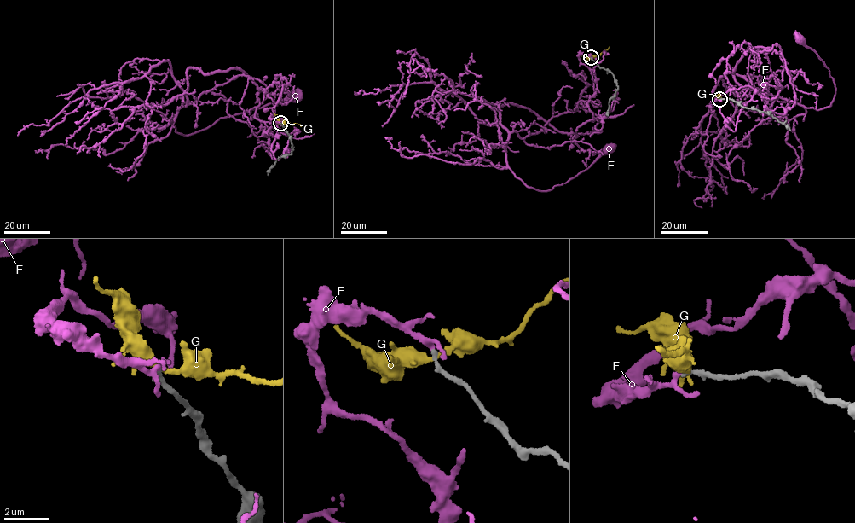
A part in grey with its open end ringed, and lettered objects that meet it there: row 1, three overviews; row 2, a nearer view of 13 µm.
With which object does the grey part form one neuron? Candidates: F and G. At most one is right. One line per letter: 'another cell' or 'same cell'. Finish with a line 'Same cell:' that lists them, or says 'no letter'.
F: another cell
G: another cell
Same cell: no letter

